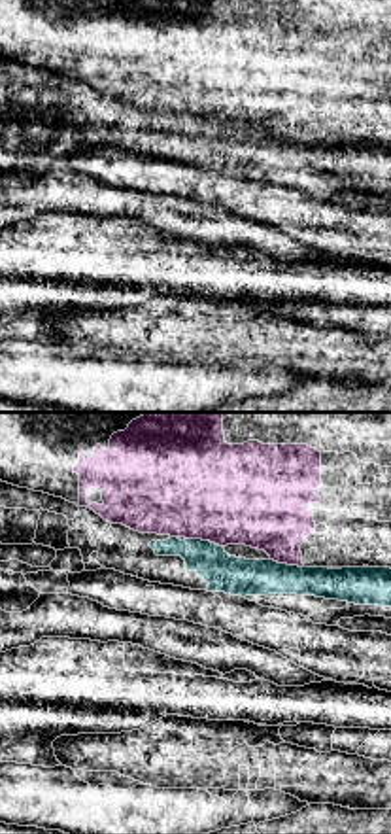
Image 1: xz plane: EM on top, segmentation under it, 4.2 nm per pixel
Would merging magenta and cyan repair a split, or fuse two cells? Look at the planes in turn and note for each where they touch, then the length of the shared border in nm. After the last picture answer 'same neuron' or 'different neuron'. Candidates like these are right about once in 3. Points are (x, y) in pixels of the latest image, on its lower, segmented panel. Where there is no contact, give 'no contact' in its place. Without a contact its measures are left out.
(204, 539) | 170 nm

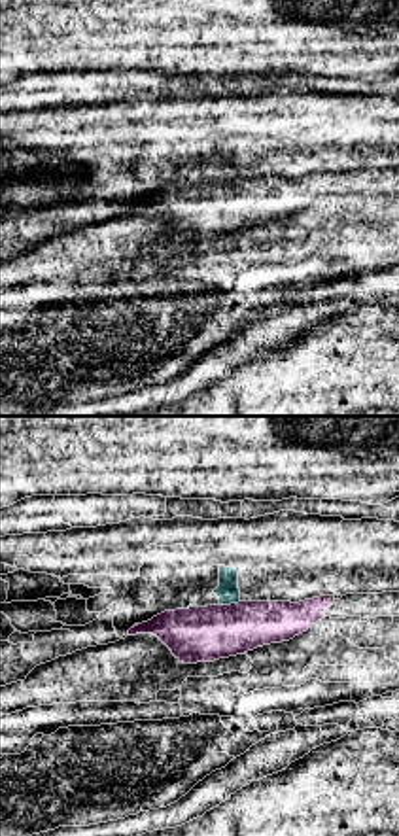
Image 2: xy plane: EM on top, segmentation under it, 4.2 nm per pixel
(231, 604) | 90 nm

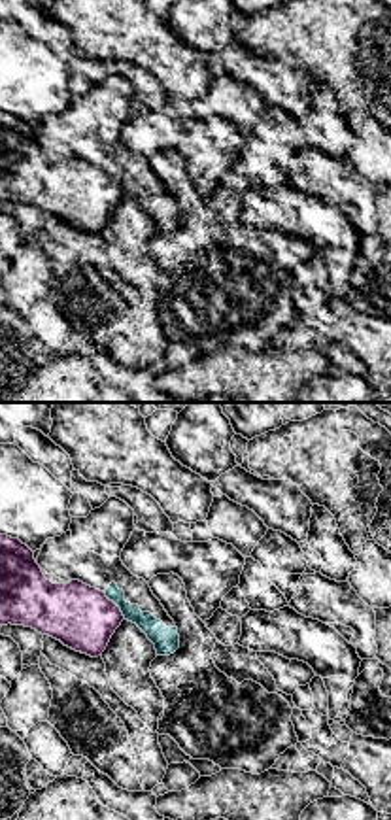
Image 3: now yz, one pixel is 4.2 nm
(116, 605) | 160 nm

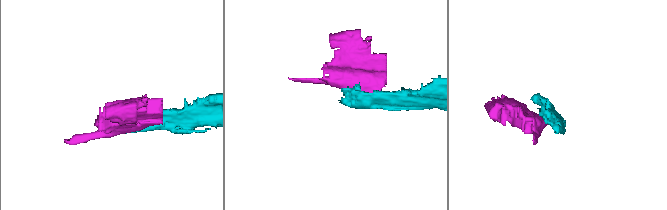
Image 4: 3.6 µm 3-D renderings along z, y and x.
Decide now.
different neuron

